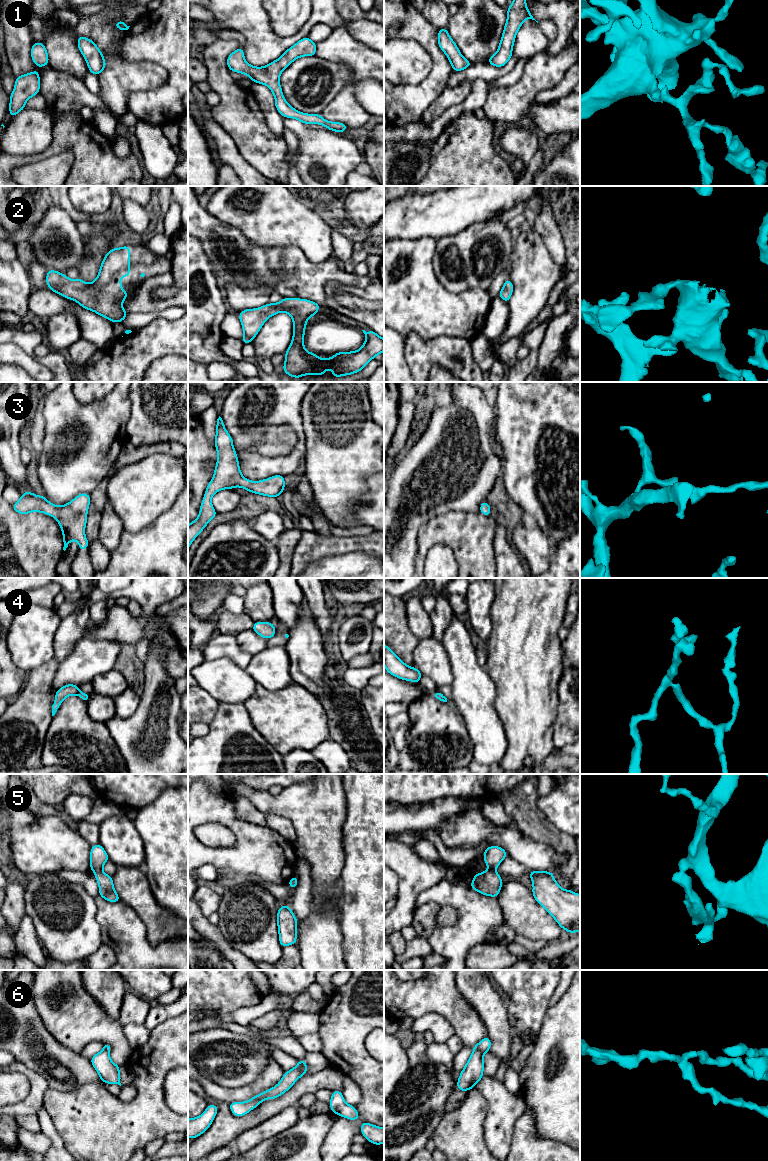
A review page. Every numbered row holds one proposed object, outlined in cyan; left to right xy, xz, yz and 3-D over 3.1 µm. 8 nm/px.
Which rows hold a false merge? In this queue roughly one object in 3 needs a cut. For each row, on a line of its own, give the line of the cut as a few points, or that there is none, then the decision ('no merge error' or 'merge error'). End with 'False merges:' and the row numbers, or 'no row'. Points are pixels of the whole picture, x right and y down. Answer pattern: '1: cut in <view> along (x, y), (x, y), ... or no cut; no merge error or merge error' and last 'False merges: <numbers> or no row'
1: no cut; no merge error
2: no cut; no merge error
3: no cut; no merge error
4: cut in xy along (79, 691), (77, 694); merge error
5: cut in xy along (101, 869), (95, 873); merge error
6: cut in xz along (303, 1059), (301, 1075); merge error
False merges: 4, 5, 6

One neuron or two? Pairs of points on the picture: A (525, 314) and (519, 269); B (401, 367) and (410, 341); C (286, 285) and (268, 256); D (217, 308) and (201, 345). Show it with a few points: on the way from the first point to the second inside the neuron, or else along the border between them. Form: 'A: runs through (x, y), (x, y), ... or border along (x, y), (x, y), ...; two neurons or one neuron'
A: runs through (525, 303), (525, 280); one neuron
B: border along (403, 338), (404, 357), (411, 371); two neurons
C: runs through (289, 277), (289, 273), (276, 260); one neuron
D: runs through (208, 317), (201, 324), (201, 336); one neuron

